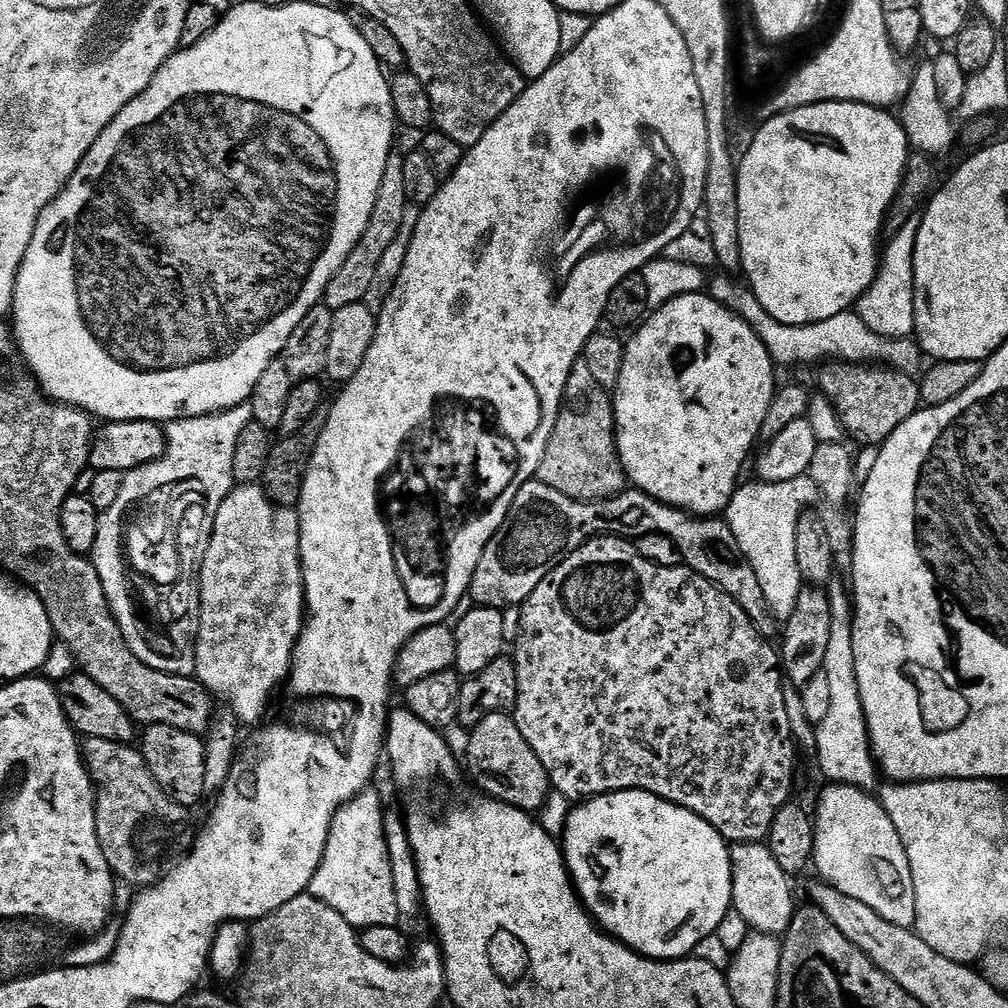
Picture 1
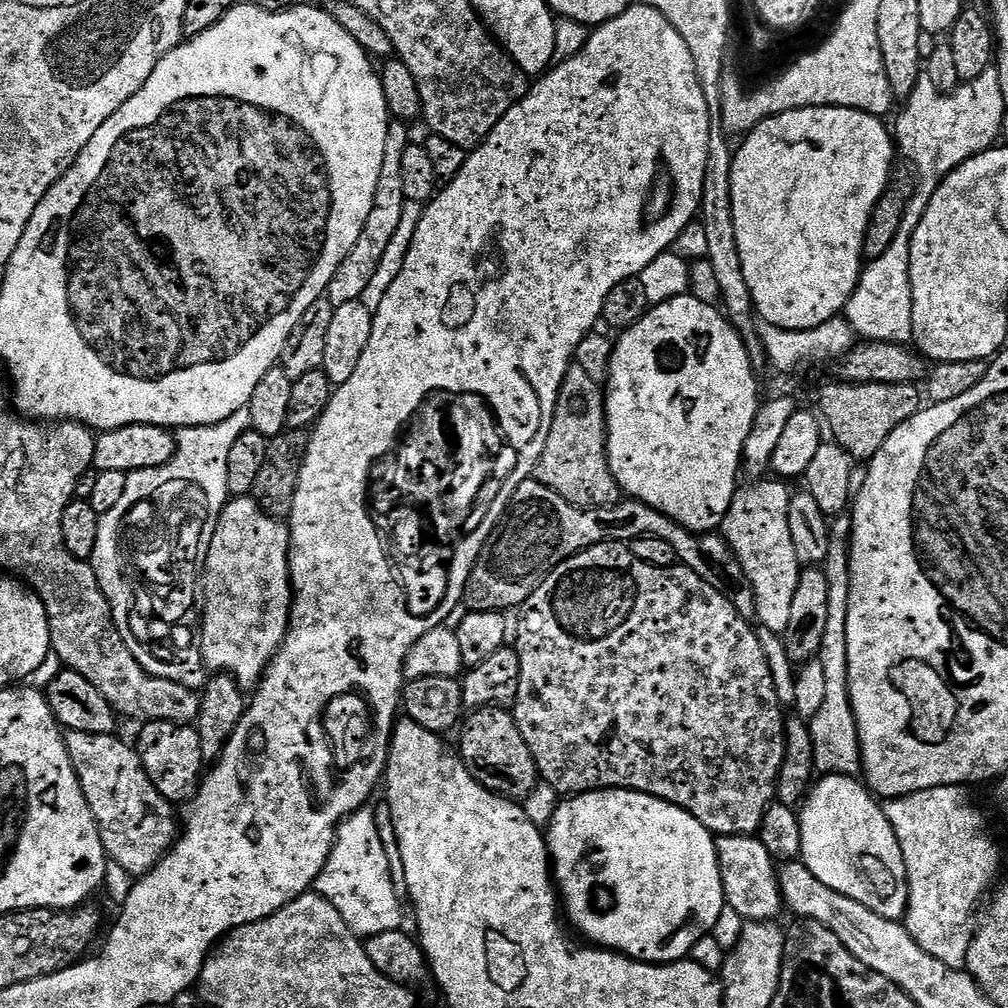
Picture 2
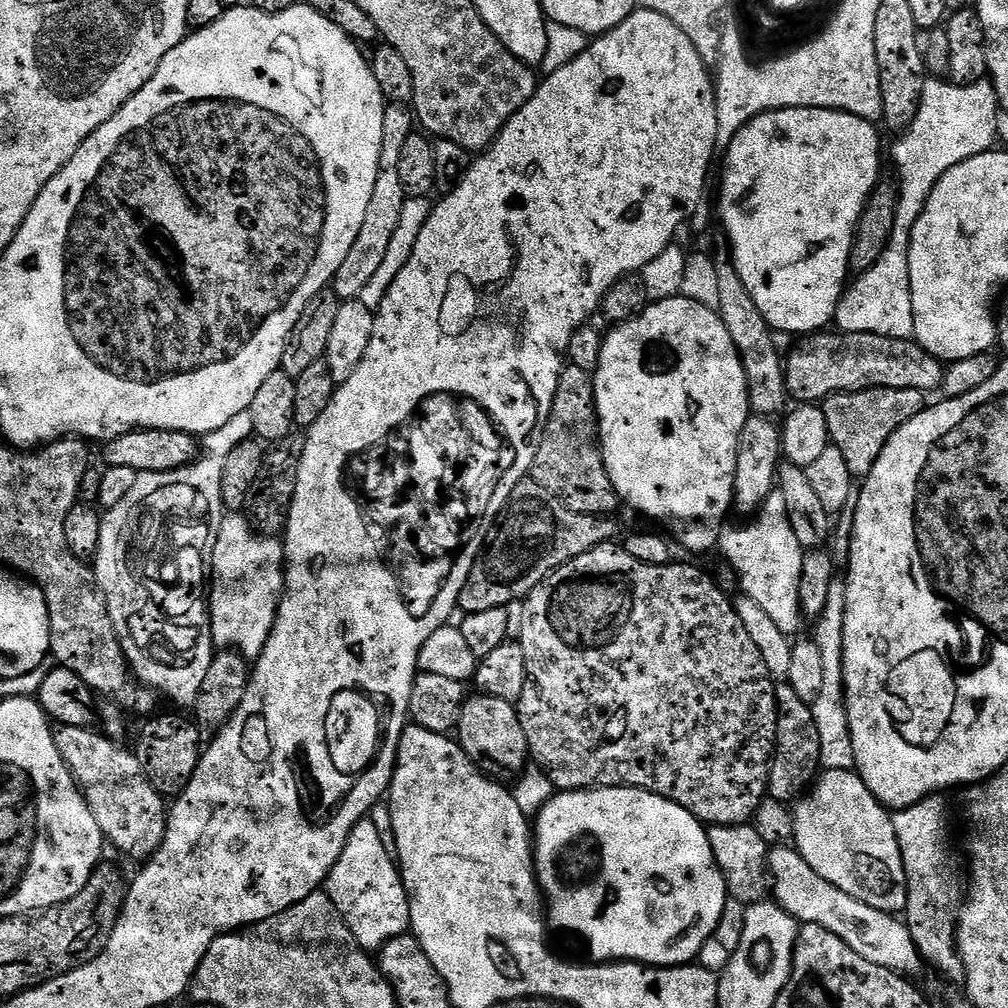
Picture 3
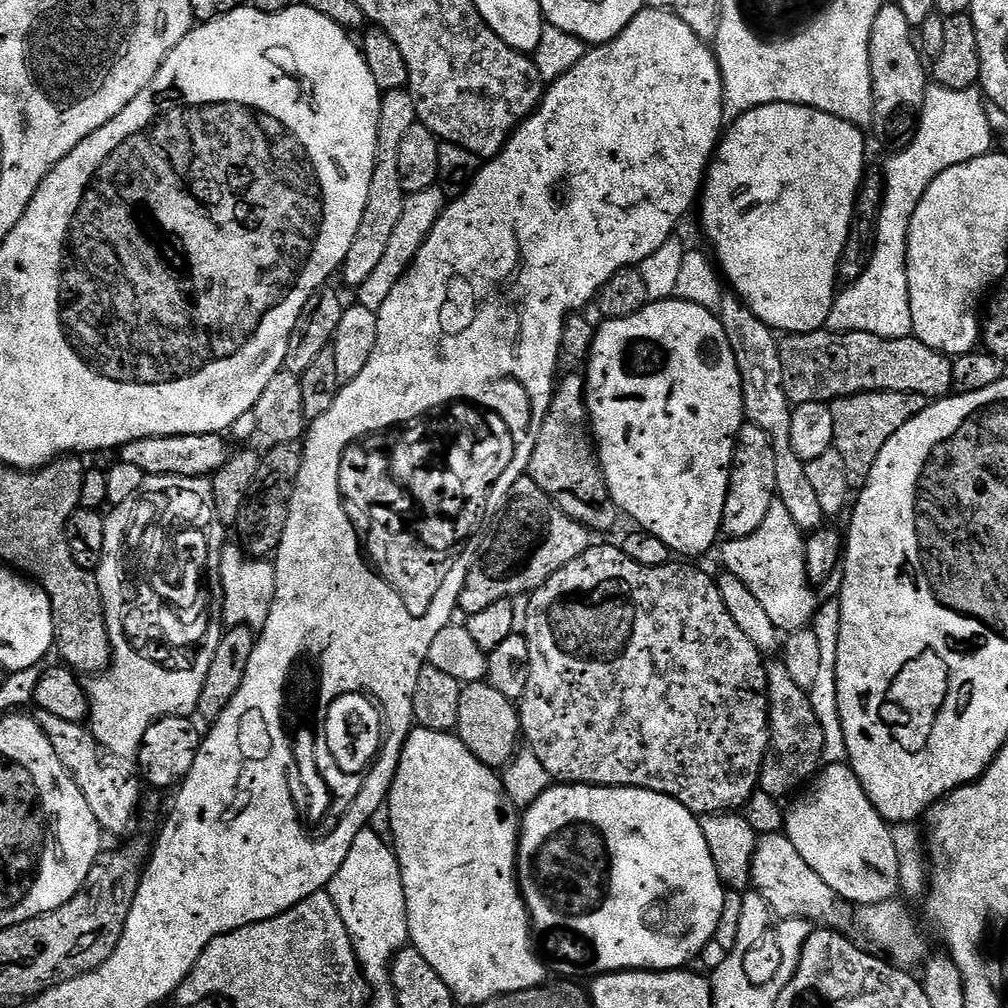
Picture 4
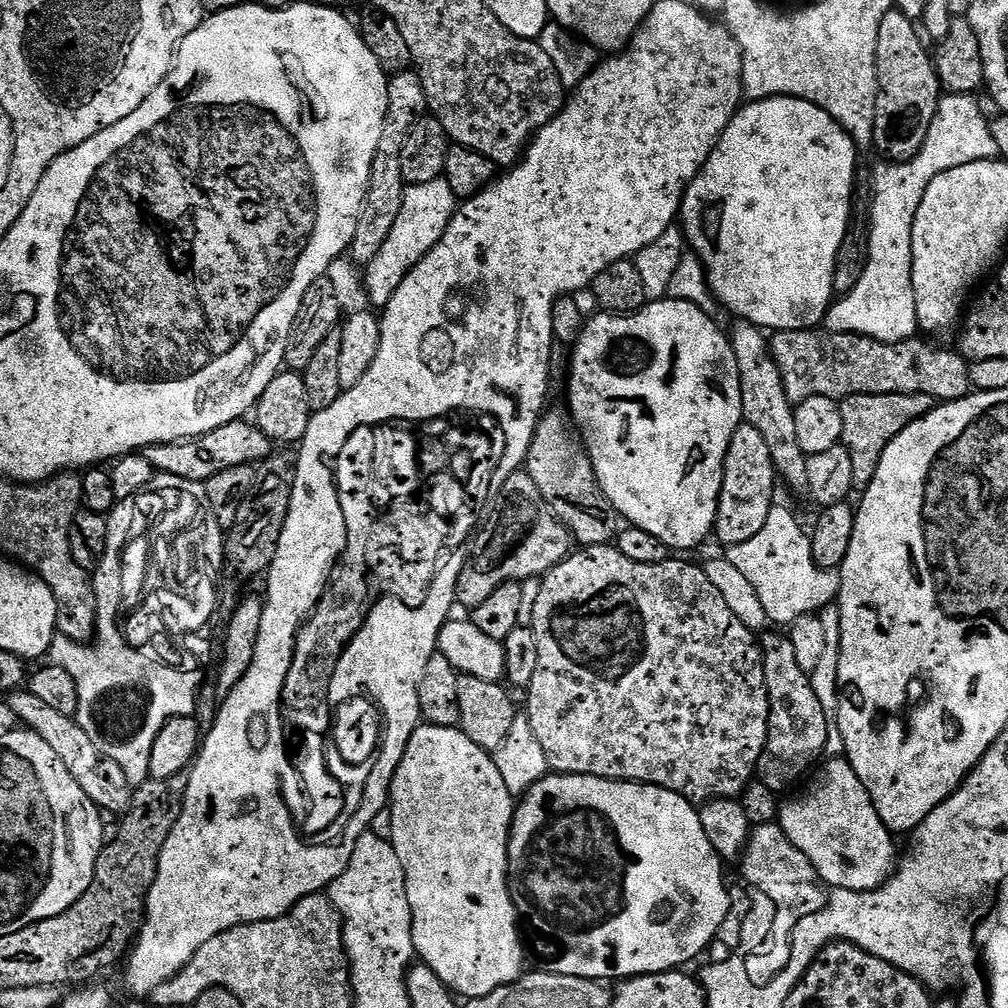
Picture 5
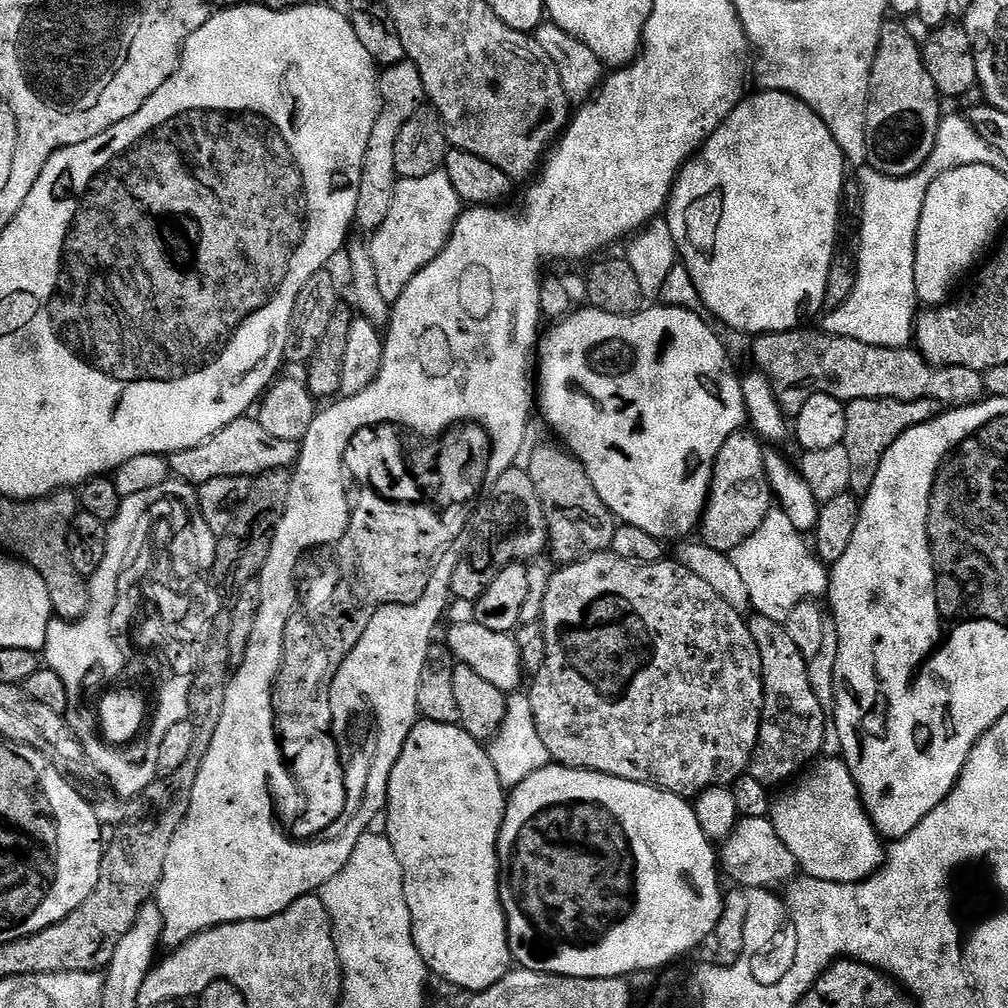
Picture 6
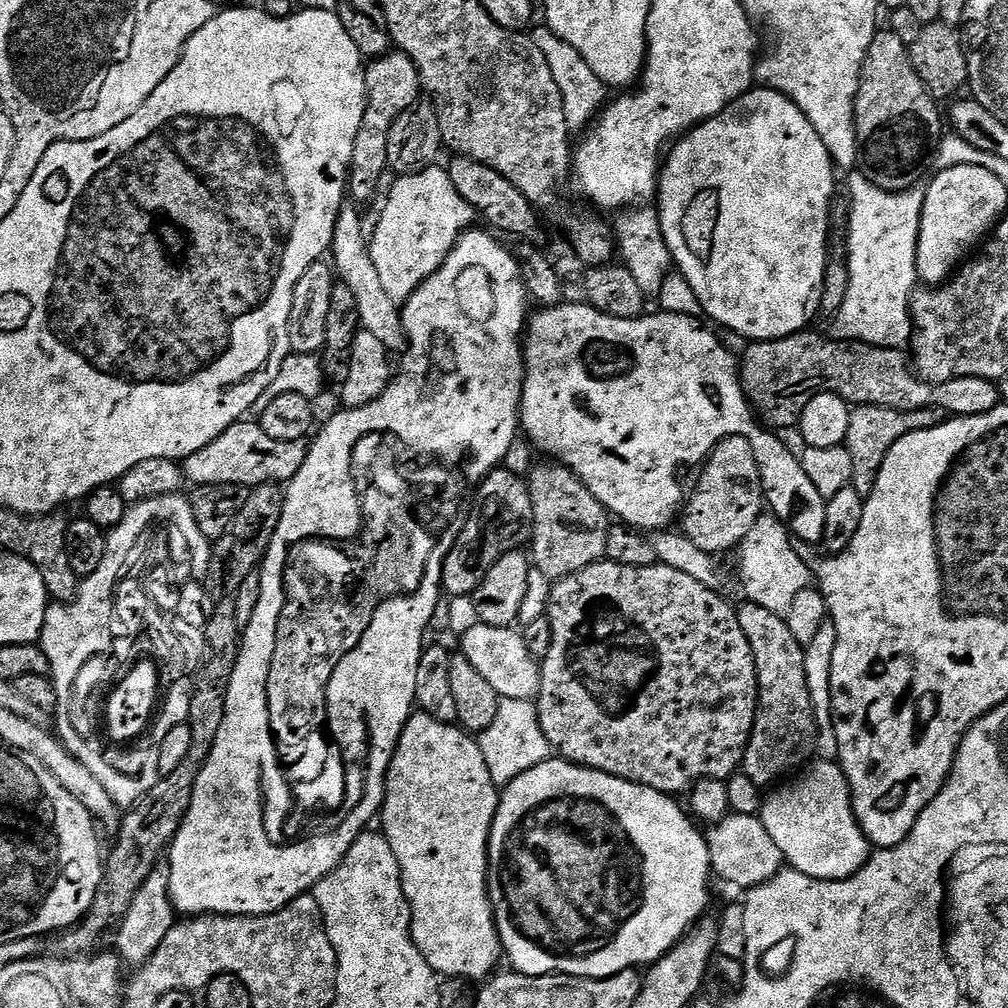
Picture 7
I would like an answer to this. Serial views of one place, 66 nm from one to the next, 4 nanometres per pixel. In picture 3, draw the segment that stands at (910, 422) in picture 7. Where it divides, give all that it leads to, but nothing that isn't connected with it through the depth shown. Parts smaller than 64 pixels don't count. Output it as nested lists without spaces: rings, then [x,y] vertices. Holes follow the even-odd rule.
[[[867,388],[861,392],[839,392],[822,401],[831,447],[842,450],[852,477],[867,478],[871,474],[886,442],[890,442],[892,435],[906,426],[910,418],[924,411],[924,400],[925,393],[913,388]]]

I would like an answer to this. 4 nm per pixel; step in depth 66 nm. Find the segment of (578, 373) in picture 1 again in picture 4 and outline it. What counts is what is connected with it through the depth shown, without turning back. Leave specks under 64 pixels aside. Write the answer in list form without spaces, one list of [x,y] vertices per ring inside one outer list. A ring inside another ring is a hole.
[[[568,372],[565,376],[563,373],[557,379],[542,430],[538,430],[538,442],[534,446],[527,475],[538,482],[538,486],[542,486],[542,490],[563,512],[570,514],[570,518],[600,534],[615,526],[618,509],[600,468],[600,458],[590,431],[585,383],[585,377],[576,372]]]

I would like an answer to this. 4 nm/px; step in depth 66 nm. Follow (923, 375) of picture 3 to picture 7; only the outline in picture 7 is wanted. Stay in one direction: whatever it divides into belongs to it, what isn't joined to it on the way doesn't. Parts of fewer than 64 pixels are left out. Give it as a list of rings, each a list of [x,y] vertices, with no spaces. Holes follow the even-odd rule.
[[[812,331],[795,332],[792,336],[777,340],[757,340],[749,343],[742,353],[738,367],[744,395],[758,413],[759,419],[773,429],[795,429],[802,418],[802,410],[806,410],[810,398],[823,392],[838,394],[852,406],[873,404],[894,410],[941,408],[948,412],[949,417],[986,414],[1002,402],[1000,386],[995,380],[963,376],[935,384],[933,380],[925,380],[917,373],[907,351],[899,348],[879,348],[873,344],[859,344],[856,340],[838,340],[828,334],[819,336],[818,333]]]

